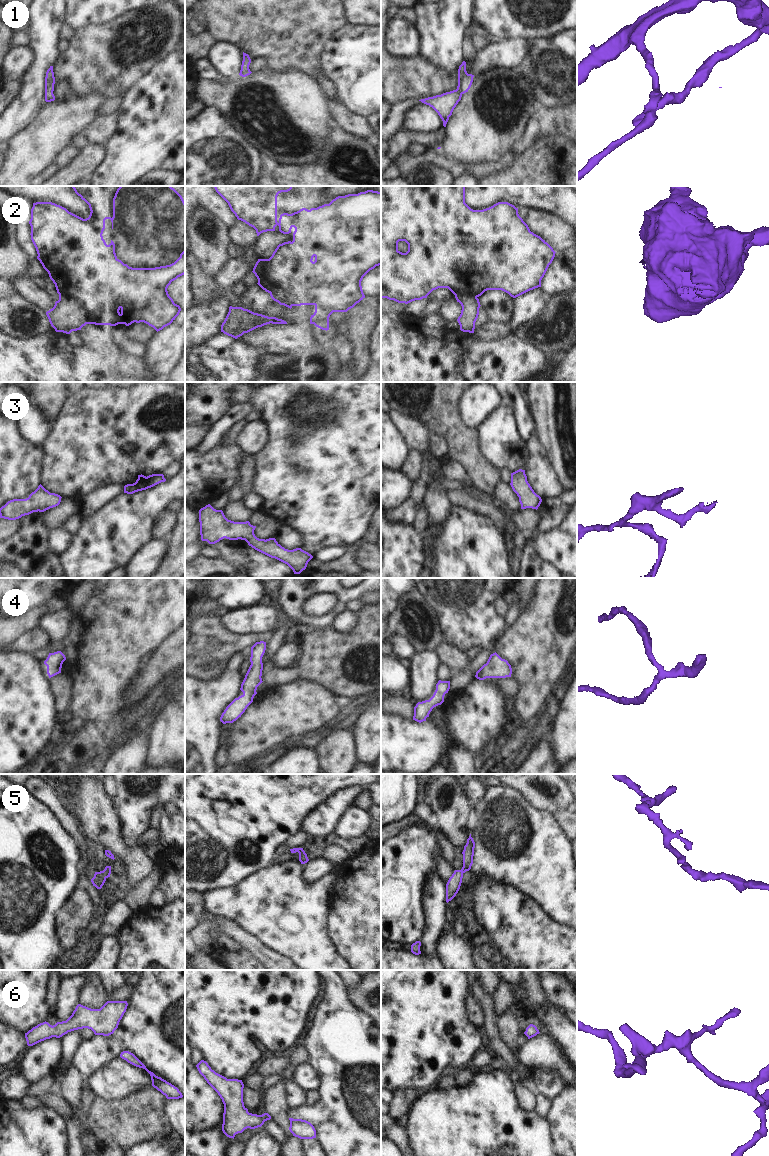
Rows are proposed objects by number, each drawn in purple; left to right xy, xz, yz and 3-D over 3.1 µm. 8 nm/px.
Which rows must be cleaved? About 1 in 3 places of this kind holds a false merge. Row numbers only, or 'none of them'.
2

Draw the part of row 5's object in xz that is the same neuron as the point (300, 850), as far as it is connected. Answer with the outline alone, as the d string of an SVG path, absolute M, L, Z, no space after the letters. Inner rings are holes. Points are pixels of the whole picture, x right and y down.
M293 848L290 849L291 853L299 853L299 861L301 862L301 864L305 864L309 861L307 854L305 853L305 851L303 850L303 848Z

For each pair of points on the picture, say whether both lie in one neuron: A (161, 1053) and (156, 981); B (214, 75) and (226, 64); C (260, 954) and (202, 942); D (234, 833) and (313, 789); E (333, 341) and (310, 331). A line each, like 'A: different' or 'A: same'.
A: same
B: different
C: same
D: same
E: different

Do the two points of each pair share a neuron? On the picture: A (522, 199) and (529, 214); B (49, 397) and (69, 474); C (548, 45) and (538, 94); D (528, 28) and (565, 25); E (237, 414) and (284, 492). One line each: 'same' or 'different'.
A: different
B: different
C: same
D: same
E: different

